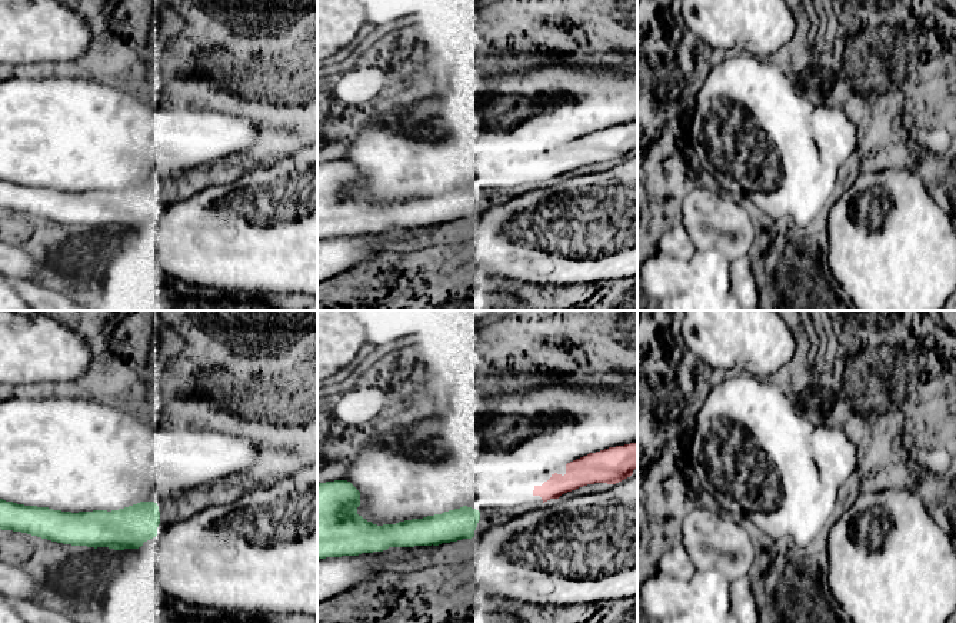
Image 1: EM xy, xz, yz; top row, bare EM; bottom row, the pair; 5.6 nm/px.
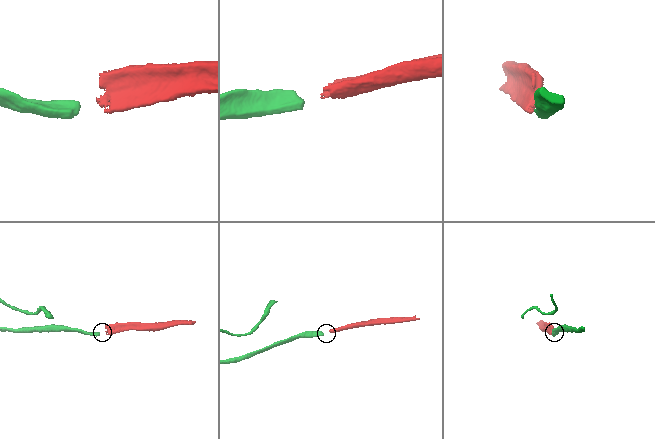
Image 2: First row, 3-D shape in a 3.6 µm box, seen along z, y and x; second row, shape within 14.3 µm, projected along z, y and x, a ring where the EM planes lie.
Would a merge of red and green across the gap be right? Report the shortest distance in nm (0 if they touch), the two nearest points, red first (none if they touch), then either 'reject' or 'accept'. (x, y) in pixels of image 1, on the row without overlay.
320 nm | xz (533, 175), (479, 192) | accept

